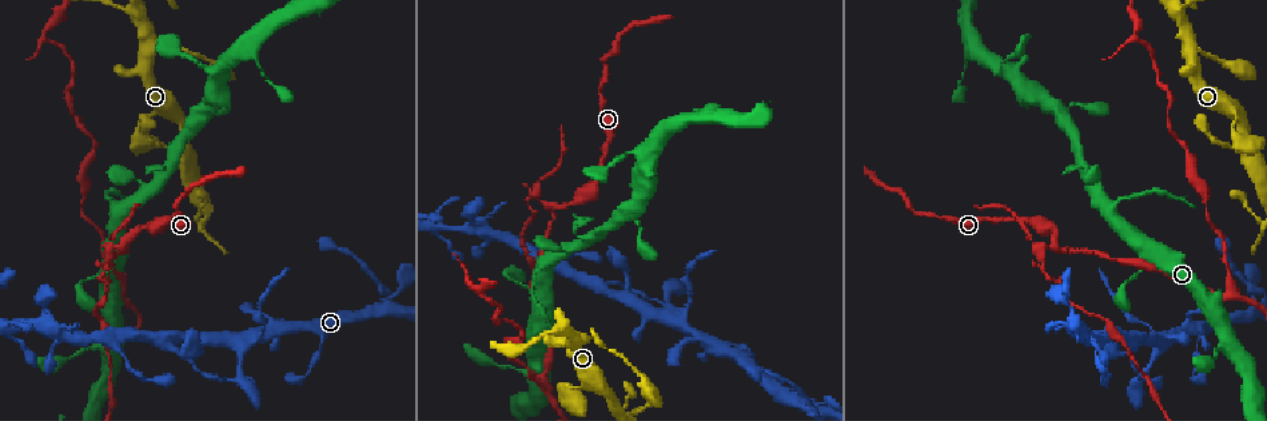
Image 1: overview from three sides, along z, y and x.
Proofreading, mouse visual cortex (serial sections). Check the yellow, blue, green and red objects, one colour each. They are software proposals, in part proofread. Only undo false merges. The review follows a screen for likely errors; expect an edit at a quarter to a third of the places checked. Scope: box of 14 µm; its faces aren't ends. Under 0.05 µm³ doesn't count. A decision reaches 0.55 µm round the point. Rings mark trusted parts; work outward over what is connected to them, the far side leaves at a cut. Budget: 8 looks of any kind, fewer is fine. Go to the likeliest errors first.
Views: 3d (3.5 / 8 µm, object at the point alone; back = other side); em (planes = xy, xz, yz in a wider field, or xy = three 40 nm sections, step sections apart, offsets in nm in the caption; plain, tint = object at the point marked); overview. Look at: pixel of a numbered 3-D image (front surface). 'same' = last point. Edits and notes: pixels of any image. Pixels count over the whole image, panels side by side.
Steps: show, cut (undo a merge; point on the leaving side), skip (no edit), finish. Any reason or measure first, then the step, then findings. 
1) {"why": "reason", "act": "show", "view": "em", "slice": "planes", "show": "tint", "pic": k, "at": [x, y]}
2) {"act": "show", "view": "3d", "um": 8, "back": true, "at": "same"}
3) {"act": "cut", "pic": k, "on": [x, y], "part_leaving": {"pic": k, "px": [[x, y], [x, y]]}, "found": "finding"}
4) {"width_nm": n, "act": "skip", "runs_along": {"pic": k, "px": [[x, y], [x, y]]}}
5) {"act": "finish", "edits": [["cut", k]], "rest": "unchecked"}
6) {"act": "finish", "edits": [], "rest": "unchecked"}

{"why": "arms part here", "act": "show", "view": "3d", "um": 3.5, "pic": 1, "at": [552, 205]}

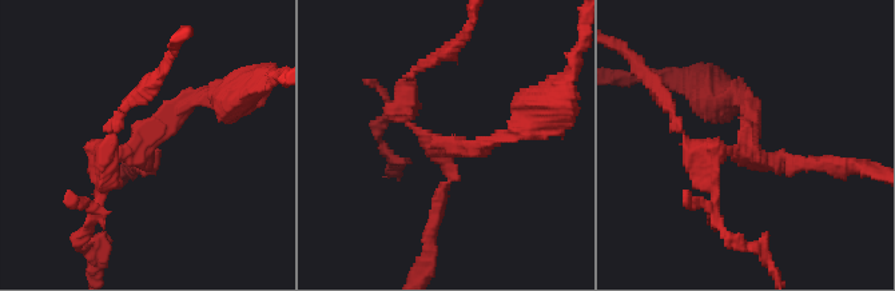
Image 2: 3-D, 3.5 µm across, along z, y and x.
{"arms": 3, "arm_widths_nm": [150, 200, 300], "why": "now the EM", "act": "show", "view": "em", "slice": "xy", "step": 1, "show": "tint", "pic": 2, "at": [750, 148]}

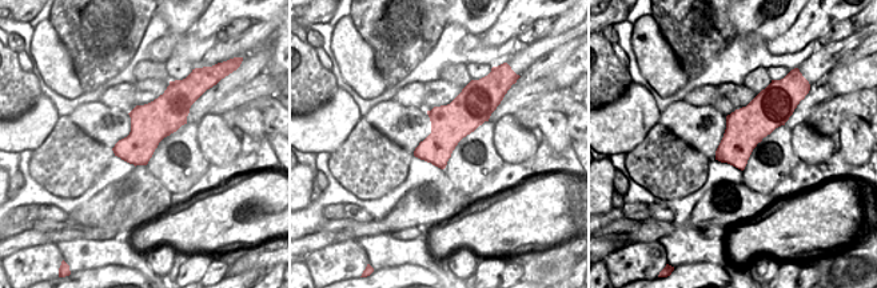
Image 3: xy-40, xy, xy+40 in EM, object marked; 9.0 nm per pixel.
{"width_nm": 340, "act": "cut", "pic": 2, "on": [99, 203], "part_leaving": {"pic": 2, "px": [[106, 152], [84, 247]]}, "found": "a second cell is stuck on"}

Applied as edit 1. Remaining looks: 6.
{"why": "redraw", "act": "show", "view": "overview"}

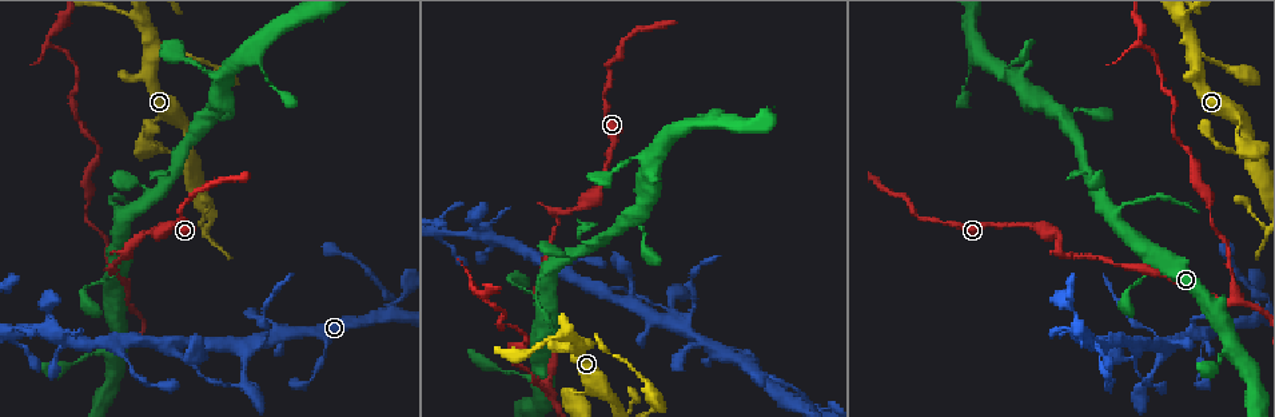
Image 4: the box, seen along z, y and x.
{"why": "a narrow waist", "act": "show", "view": "3d", "um": 3.5, "back": true, "pic": 4, "at": [269, 331]}

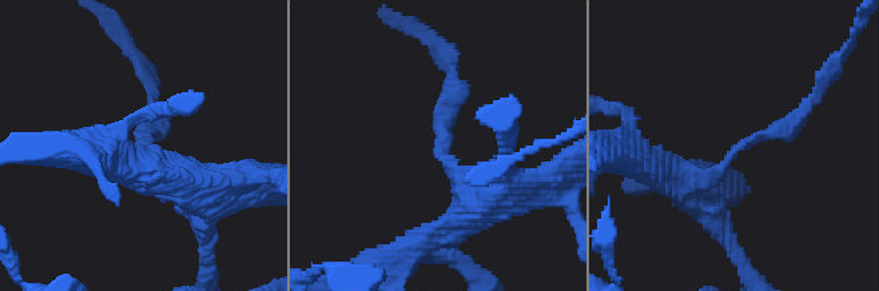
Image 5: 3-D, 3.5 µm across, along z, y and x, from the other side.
{"arm_widths_nm": [200, 250], "act": "show", "view": "em", "slice": "xy", "step": 2, "show": "tint", "pic": 5, "at": [439, 148]}

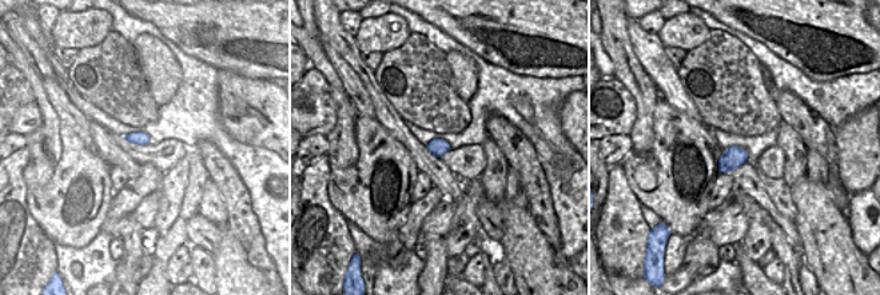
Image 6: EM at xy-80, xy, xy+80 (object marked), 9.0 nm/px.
{"act": "skip", "runs_along": {"pic": 5, "px": [[473, 211], [441, 156], [449, 78]]}, "found": "continuous, no second cell"}

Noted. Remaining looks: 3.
{"act": "show", "view": "3d", "um": 3.5, "back": true, "pic": 4, "at": [1114, 210]}

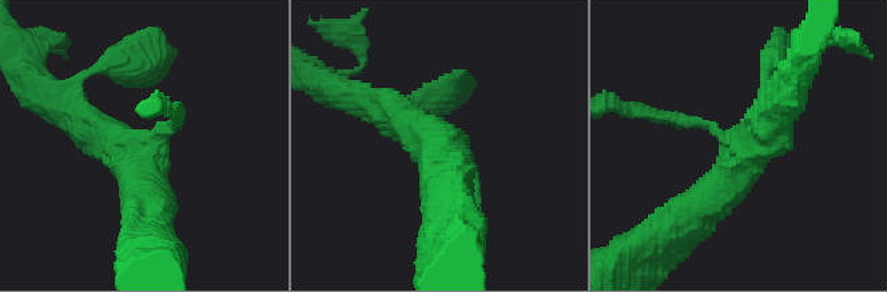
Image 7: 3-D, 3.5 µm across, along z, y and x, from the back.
{"arms": 3, "arm_widths_nm": [150, 400, 500], "act": "show", "view": "em", "slice": "xy", "step": 3, "show": "tint", "pic": 7, "at": [732, 148]}

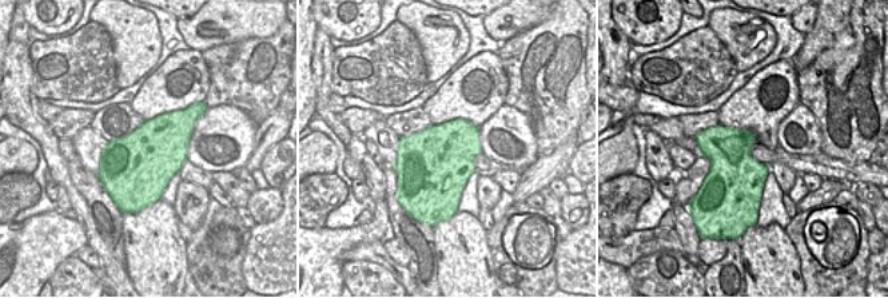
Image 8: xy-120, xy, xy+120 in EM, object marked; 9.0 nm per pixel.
{"act": "skip", "runs_along": {"pic": 7, "px": [[679, 228], [744, 163], [778, 110]]}, "found": "continuous, no second cell"}

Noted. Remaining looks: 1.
{"why": "three arms meet", "act": "show", "view": "3d", "um": 3.5, "pic": 4, "at": [543, 387]}

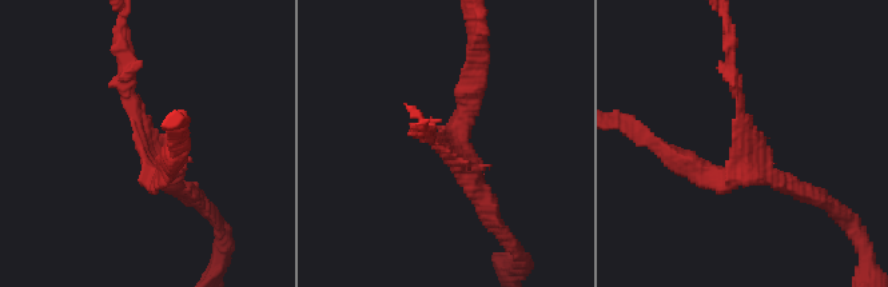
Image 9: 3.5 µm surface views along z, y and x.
{"act": "skip", "runs_along": {"pic": 9, "px": [[669, 152], [741, 172], [737, 91]]}, "found": "continuous, no second cell"}

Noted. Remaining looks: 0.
{"act": "finish", "edits": [["cut", 2]], "rest": "unchecked"}

